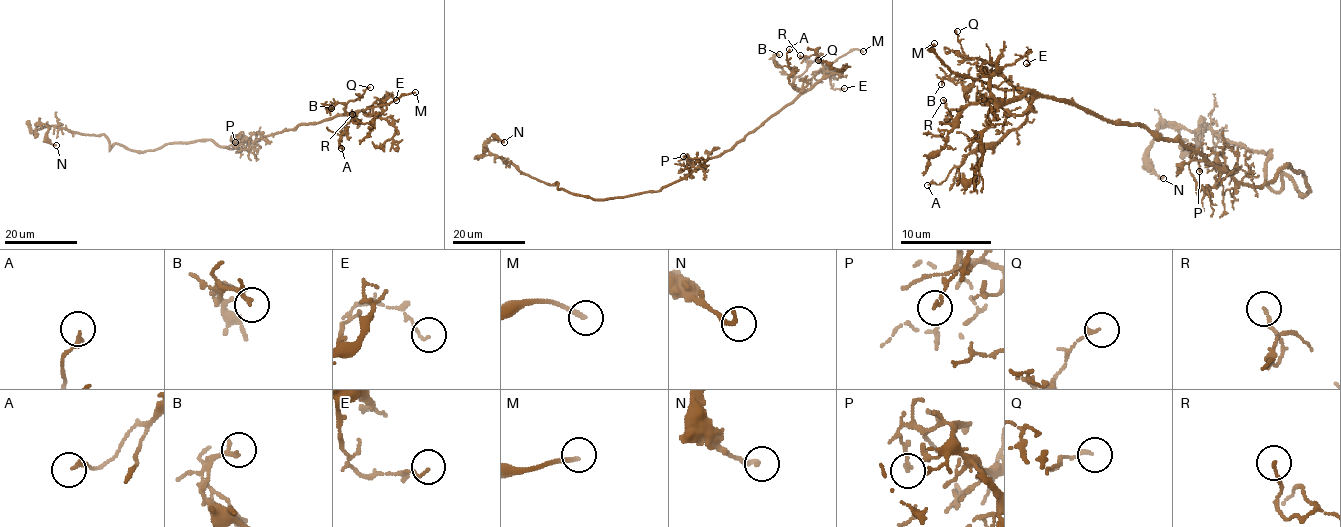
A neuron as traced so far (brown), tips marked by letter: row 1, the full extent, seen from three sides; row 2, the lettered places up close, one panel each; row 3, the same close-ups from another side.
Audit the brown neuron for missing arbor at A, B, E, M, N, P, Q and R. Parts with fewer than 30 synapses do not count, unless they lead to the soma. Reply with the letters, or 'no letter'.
M

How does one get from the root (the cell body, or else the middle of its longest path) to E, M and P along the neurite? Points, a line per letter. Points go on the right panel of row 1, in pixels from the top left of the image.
E: (1275, 178), (1261, 187), (1241, 185), (1179, 141), (1032, 91), (1000, 102), (991, 77), (1028, 50), (1026, 63)
M: (1275, 178), (1241, 185), (1142, 125), (957, 75), (927, 47), (934, 43)
P: (1275, 178), (1261, 187), (1243, 185), (1215, 153), (1197, 155), (1199, 171)

